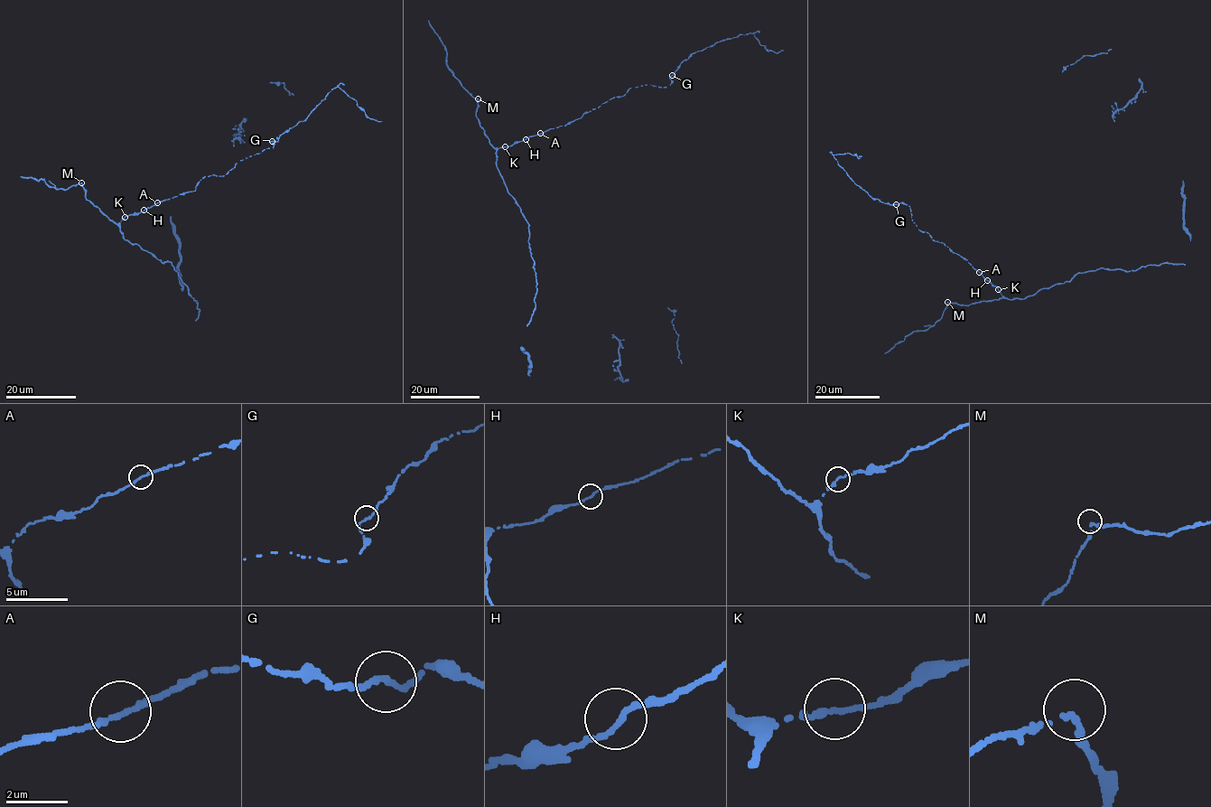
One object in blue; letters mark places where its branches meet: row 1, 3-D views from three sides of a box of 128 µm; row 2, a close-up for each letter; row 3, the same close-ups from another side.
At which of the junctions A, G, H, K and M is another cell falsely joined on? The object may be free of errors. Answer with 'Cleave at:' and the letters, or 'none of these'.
Cleave at: none of these

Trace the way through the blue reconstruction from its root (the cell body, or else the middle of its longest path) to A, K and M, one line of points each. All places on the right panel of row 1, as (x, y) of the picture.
A: (1071, 278), (1069, 281), (1041, 288), (1024, 298), (1010, 300), (979, 272)
K: (1071, 278), (1069, 281), (1041, 288), (1024, 298), (1007, 299), (998, 290)
M: (1071, 278), (1069, 281), (1041, 288), (1024, 298), (1001, 297), (961, 305), (947, 302)

